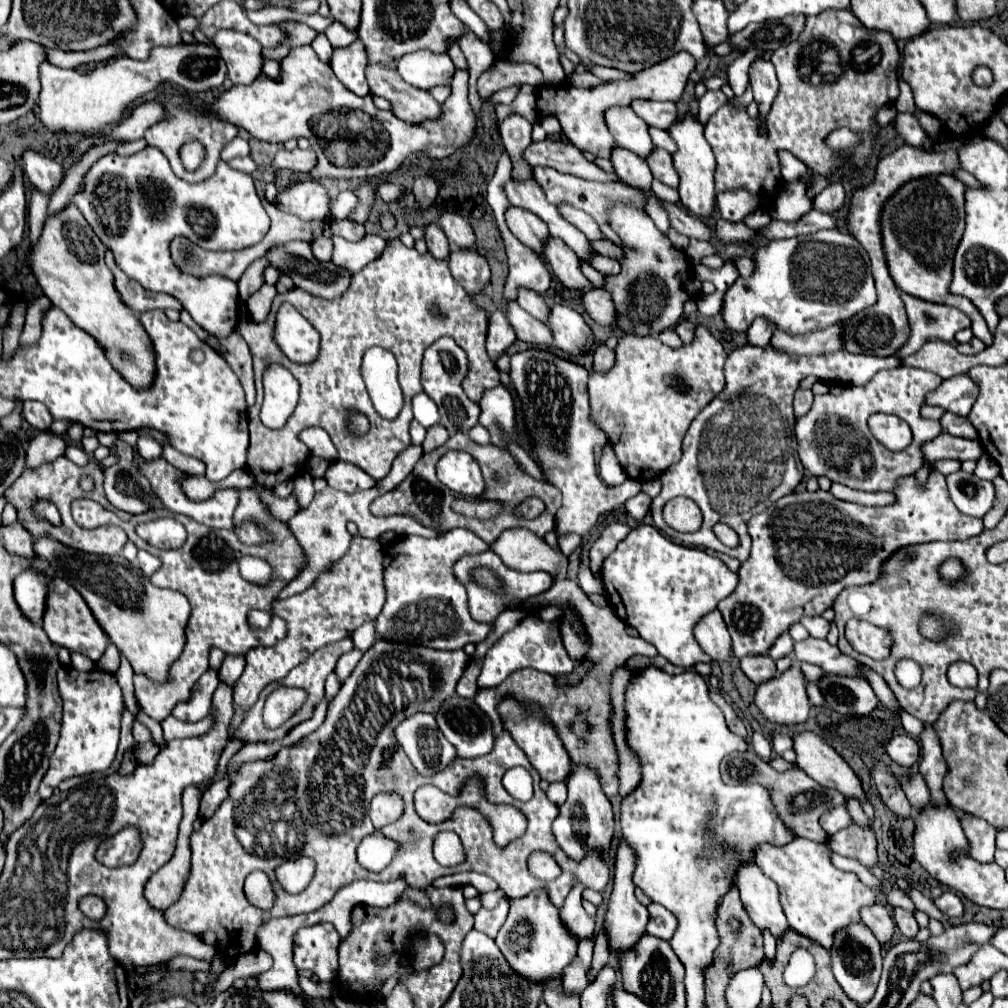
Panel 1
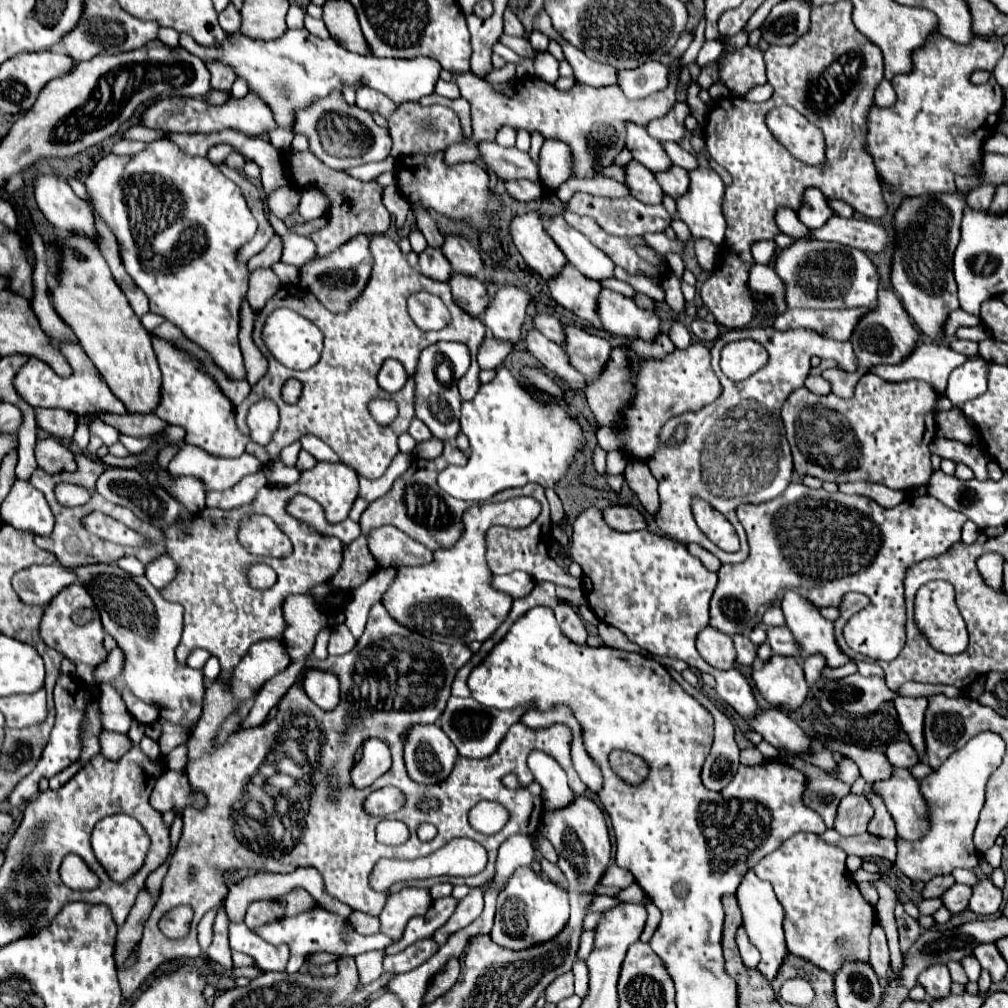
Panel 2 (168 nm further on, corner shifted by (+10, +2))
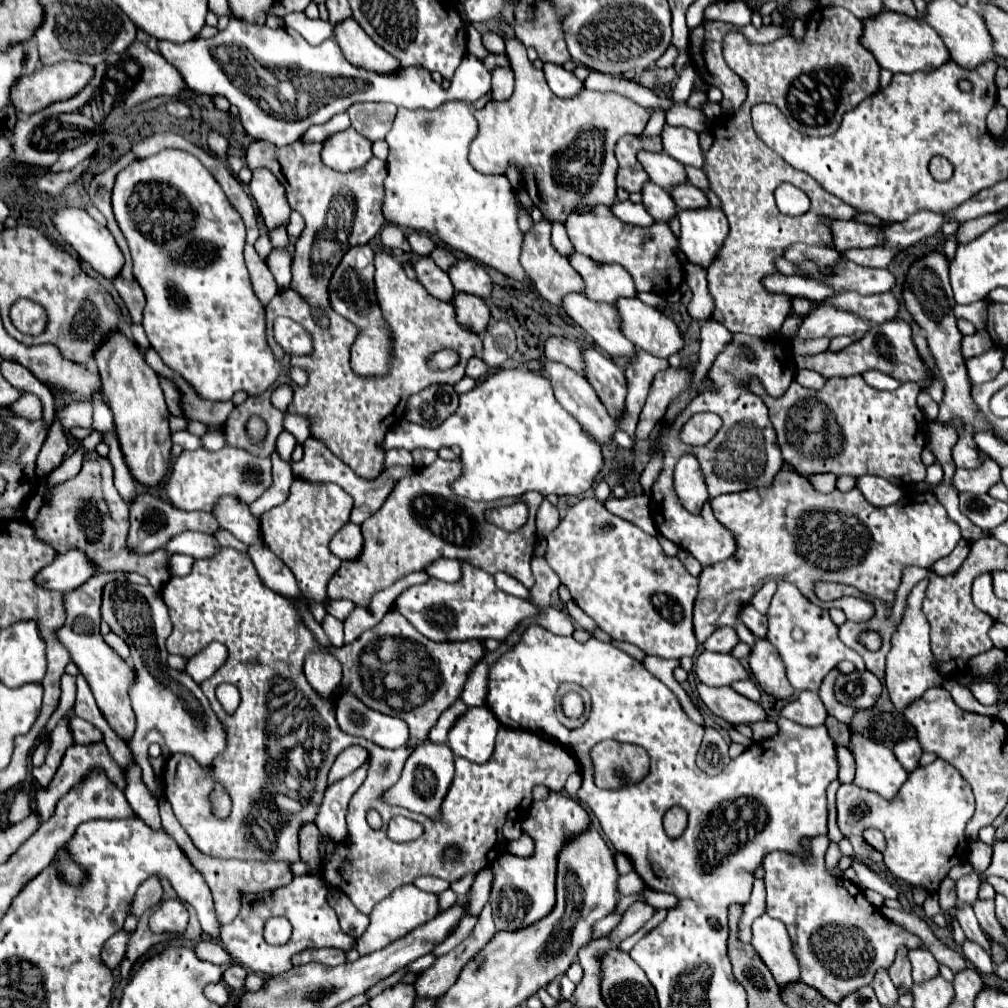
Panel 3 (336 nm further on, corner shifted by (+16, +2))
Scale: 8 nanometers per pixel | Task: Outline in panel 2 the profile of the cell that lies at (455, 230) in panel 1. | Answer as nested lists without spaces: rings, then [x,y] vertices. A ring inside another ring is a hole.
[[[448,234],[446,240],[442,242],[440,250],[448,258],[448,262],[452,264],[454,272],[468,274],[468,276],[478,276],[478,272],[482,270],[482,260],[480,260],[478,250],[462,236]]]

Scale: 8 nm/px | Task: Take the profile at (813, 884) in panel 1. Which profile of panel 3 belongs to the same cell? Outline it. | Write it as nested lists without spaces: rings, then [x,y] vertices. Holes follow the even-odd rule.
[[[828,838],[812,842],[812,862],[800,862],[792,854],[776,852],[768,854],[762,866],[766,870],[764,882],[768,892],[766,914],[784,922],[802,968],[802,982],[838,1006],[842,998],[870,986],[880,968],[890,968],[898,948],[924,948],[924,942],[890,922],[870,902],[856,902],[856,892],[826,872],[824,854],[828,844]]]

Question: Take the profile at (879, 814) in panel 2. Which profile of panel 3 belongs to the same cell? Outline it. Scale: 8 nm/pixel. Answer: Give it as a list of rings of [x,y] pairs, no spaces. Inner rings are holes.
[[[866,830],[864,840],[878,852],[884,852],[884,848],[886,848],[886,842],[884,842],[884,836],[880,834],[880,830]]]

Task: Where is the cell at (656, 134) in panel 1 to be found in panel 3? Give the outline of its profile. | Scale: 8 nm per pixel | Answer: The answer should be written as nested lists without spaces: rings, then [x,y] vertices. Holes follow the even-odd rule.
[[[686,166],[686,170],[688,170],[688,182],[692,184],[692,186],[696,186],[696,188],[700,188],[700,190],[710,190],[710,182],[708,182],[708,176],[702,172],[702,170],[696,170],[696,168],[692,168],[692,166]]]

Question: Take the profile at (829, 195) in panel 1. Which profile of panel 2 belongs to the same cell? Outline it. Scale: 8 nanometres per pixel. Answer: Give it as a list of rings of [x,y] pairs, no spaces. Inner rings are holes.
[[[828,198],[826,202],[828,202],[828,206],[834,210],[834,214],[840,214],[840,216],[844,216],[844,218],[850,218],[850,216],[852,216],[852,212],[854,212],[854,210],[844,202],[844,200]]]

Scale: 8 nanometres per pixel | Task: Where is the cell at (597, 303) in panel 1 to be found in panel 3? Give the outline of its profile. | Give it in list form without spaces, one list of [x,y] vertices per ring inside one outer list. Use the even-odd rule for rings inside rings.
[[[620,298],[616,308],[622,318],[622,330],[634,346],[658,358],[668,358],[684,348],[680,328],[660,310],[646,306],[638,298]]]

